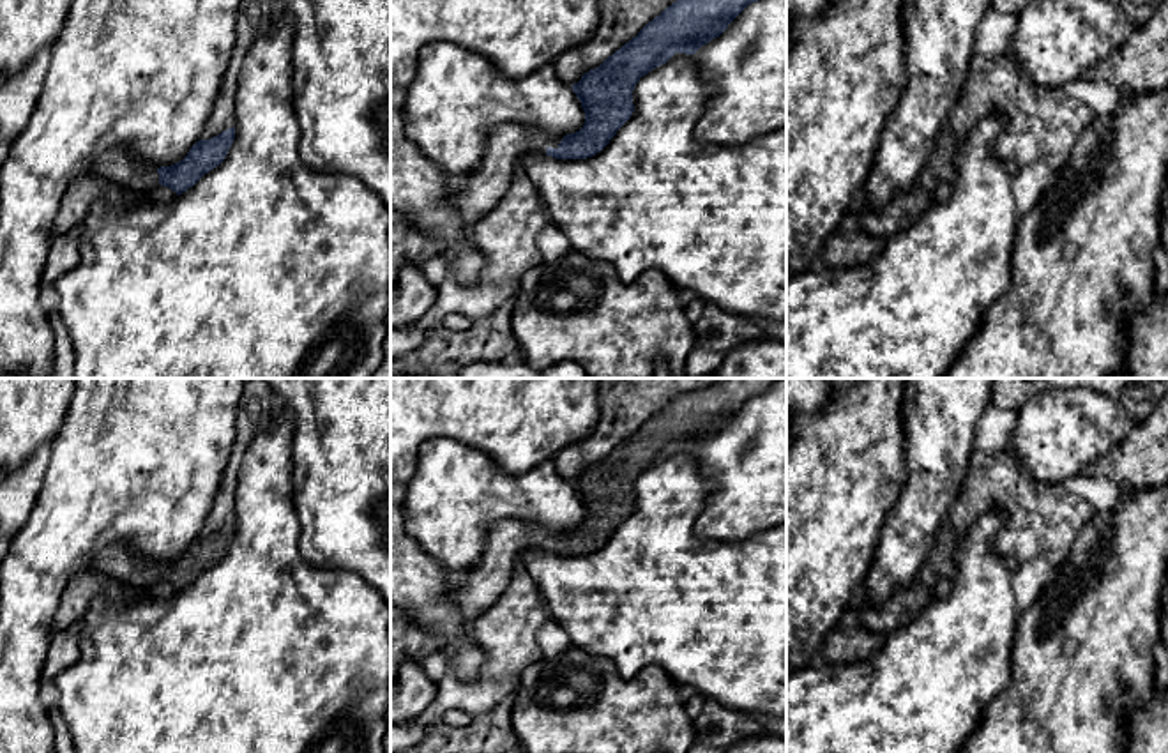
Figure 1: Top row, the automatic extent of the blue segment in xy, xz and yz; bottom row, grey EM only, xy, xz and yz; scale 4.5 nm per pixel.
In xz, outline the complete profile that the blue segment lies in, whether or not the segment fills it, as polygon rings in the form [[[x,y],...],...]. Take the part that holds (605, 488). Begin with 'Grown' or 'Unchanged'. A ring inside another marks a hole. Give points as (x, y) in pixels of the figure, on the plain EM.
Grown. [[[724,378],[673,398],[636,433],[571,481],[585,507],[580,527],[558,532],[525,520],[502,520],[489,532],[481,559],[468,569],[468,578],[452,589],[451,601],[461,620],[472,624],[495,603],[523,551],[587,555],[601,548],[631,514],[633,486],[641,472],[666,460],[675,449],[694,451],[776,380],[779,378]]]

